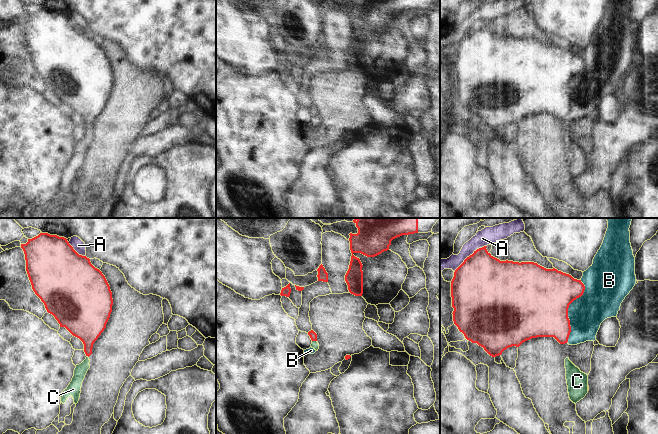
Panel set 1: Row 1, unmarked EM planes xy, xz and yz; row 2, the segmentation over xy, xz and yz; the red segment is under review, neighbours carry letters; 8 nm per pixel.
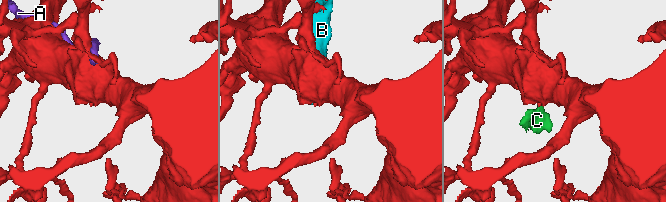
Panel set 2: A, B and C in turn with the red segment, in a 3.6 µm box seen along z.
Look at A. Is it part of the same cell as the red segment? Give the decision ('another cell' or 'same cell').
another cell

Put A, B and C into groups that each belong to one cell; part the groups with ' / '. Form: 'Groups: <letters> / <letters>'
Groups: A / B / C.

